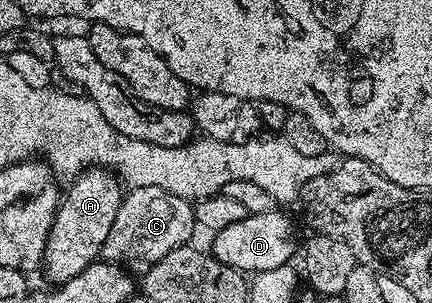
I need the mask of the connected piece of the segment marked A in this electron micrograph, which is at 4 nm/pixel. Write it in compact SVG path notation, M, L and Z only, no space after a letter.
M105 167L83 169L73 178L70 190L59 200L54 222L48 233L48 243L42 256L41 268L46 269L47 282L61 283L79 275L99 260L108 231L116 223L116 211L124 196L124 186L111 170Z

